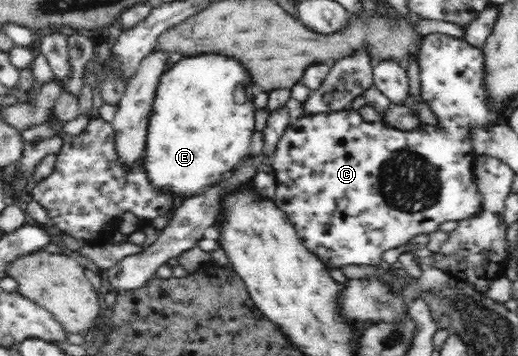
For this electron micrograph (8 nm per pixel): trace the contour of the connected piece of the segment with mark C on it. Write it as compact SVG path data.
M431 33L423 35L417 42L418 64L420 65L421 96L428 107L436 115L436 124L422 123L412 130L400 130L388 127L382 121L365 121L363 116L356 109L340 109L336 112L324 112L308 117L292 119L288 128L283 132L282 138L277 142L272 155L267 163L271 166L276 179L276 190L273 202L284 211L288 219L294 224L297 235L302 244L309 250L316 253L330 270L340 270L350 264L362 264L362 266L378 266L382 261L382 254L391 248L396 248L400 244L408 244L412 238L419 234L430 234L439 230L440 225L448 220L466 220L484 210L484 197L480 193L478 185L473 180L471 174L472 165L475 161L474 147L472 147L472 136L476 128L491 127L498 124L501 113L492 107L491 96L487 87L487 68L484 65L483 47L468 43L464 38L452 37L441 33Z

